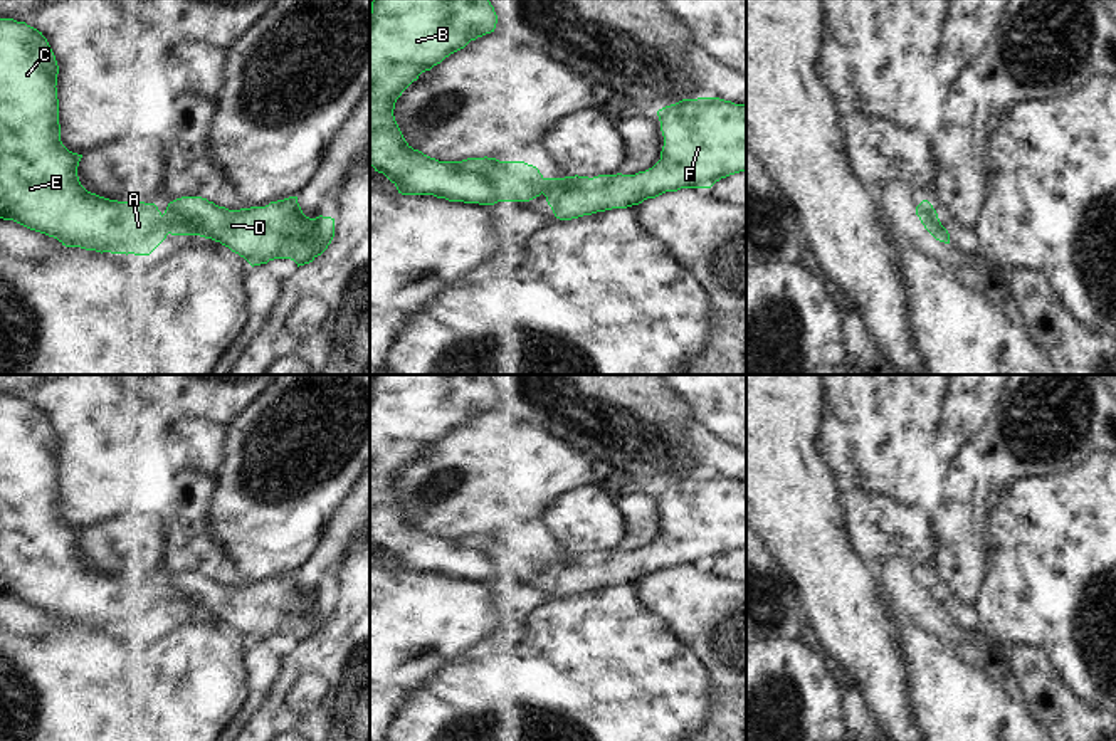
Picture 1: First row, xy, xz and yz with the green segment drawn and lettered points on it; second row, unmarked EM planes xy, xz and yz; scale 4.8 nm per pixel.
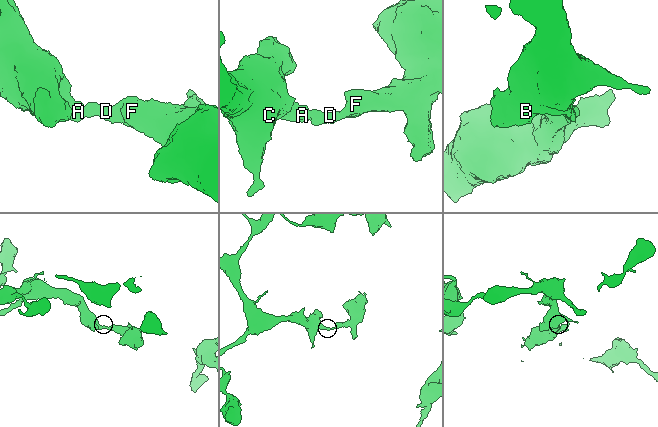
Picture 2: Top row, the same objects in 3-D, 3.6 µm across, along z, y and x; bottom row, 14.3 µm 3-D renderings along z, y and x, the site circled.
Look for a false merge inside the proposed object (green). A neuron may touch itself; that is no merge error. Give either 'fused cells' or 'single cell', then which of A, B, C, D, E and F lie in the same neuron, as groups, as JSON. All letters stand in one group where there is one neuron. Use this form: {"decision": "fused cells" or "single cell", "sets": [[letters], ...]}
{"decision": "single cell", "sets": [["A", "B", "C", "D", "E", "F"]]}

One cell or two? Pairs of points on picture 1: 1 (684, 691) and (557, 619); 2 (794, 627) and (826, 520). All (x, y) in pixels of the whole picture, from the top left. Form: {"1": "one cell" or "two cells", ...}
{"1": "one cell", "2": "two cells"}

